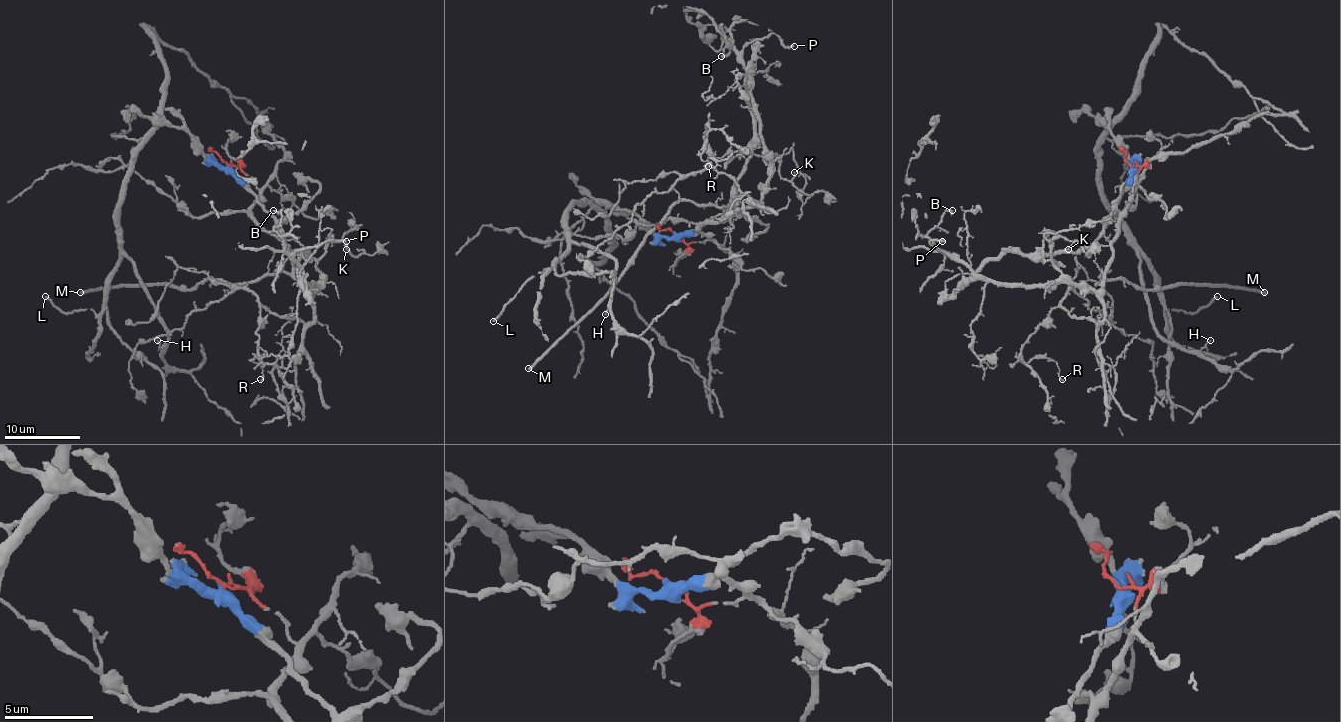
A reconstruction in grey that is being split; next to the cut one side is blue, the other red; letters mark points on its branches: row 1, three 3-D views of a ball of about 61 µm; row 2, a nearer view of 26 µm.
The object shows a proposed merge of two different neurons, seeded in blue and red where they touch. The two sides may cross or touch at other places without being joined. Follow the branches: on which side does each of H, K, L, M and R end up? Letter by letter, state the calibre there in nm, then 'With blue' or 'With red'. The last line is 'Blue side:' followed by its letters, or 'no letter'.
H: Thickness 110 nm. With blue
K: Thickness 100 nm. With red
L: Thickness 220 nm. With blue
M: Thickness 320 nm. With red
R: Thickness 150 nm. With red
Blue side: H, L

